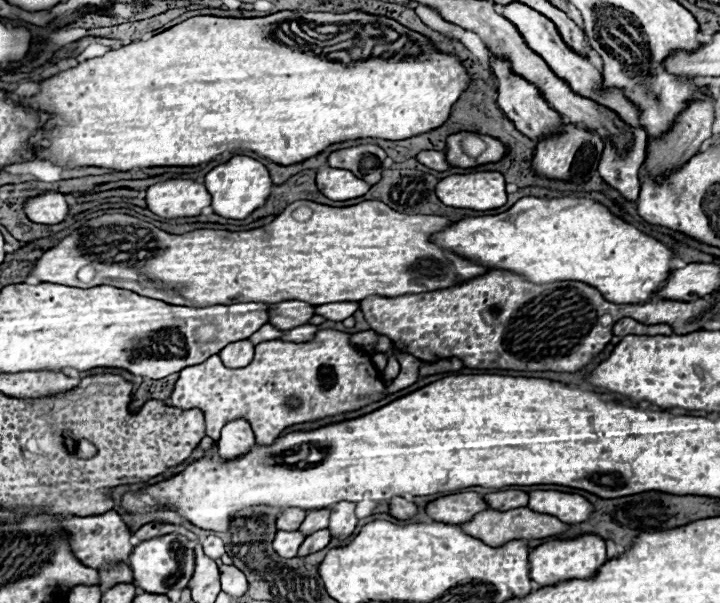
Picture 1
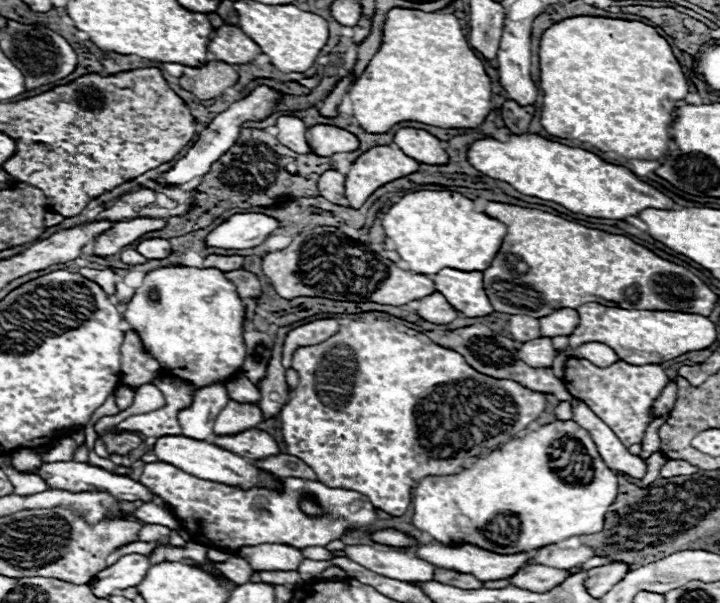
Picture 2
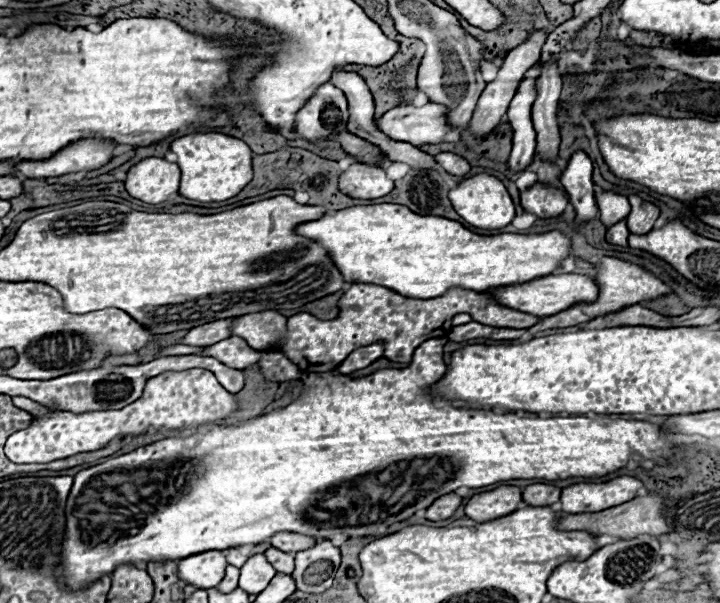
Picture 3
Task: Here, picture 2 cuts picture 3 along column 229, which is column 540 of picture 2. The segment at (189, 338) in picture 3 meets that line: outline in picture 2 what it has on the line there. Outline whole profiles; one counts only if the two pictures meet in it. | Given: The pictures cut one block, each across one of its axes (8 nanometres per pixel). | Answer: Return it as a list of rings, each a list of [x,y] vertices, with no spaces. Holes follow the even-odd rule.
[[[560,308],[550,316],[540,318],[540,336],[554,338],[554,336],[568,336],[578,324],[578,314],[572,308]]]

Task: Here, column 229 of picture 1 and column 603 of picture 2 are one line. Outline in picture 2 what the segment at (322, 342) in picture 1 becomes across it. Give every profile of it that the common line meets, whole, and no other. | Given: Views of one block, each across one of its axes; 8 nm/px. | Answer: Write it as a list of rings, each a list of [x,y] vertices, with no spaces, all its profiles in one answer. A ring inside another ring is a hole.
[[[570,358],[566,362],[566,370],[564,370],[566,390],[574,398],[582,400],[600,420],[604,420],[604,424],[610,430],[614,430],[618,440],[622,440],[622,444],[626,444],[626,446],[642,442],[644,430],[650,424],[648,410],[668,382],[670,382],[670,378],[658,364],[634,366],[634,364],[618,360],[608,368],[598,368],[588,360]]]

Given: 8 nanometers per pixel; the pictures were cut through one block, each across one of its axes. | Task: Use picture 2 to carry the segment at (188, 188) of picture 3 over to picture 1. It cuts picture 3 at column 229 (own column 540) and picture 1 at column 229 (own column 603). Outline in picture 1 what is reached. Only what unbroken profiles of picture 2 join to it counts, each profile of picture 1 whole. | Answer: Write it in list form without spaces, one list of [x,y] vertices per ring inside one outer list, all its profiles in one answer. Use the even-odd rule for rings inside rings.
[[[234,156],[226,164],[220,164],[206,174],[206,188],[212,194],[212,210],[218,216],[242,220],[256,208],[264,206],[272,190],[272,180],[266,166],[260,164],[258,160],[248,156]]]

